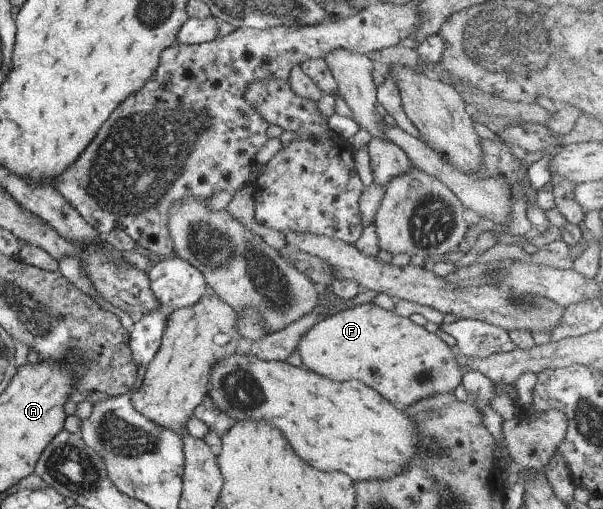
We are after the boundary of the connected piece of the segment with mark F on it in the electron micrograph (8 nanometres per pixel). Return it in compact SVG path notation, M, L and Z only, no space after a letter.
M363 303L323 318L299 339L296 349L307 370L337 382L355 379L393 405L409 405L432 394L453 392L461 383L463 373L456 363L455 350L449 339L439 333L428 333L408 318L399 317L373 303Z

